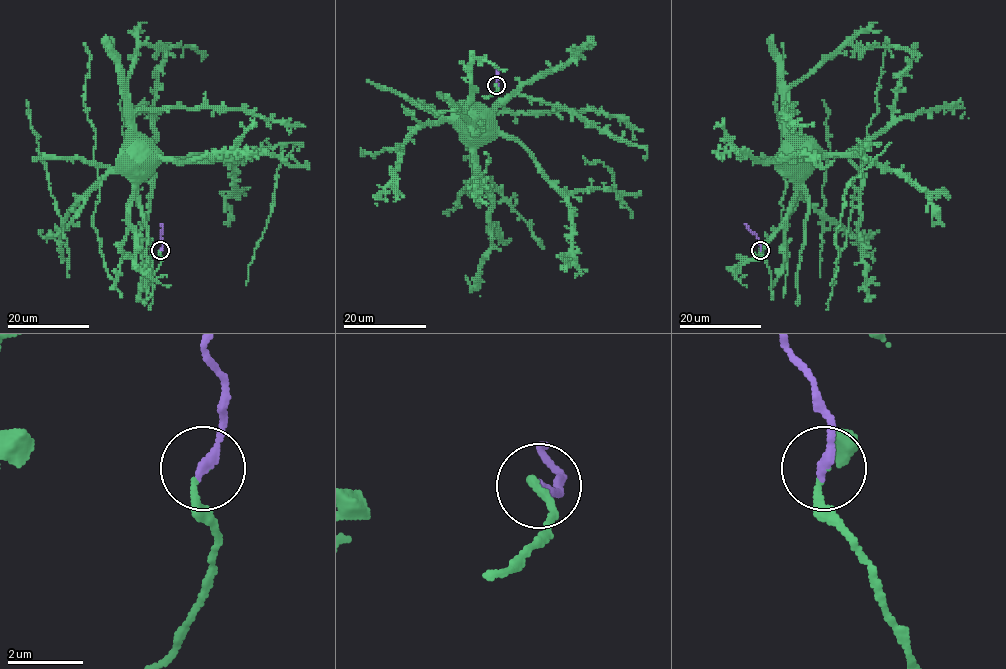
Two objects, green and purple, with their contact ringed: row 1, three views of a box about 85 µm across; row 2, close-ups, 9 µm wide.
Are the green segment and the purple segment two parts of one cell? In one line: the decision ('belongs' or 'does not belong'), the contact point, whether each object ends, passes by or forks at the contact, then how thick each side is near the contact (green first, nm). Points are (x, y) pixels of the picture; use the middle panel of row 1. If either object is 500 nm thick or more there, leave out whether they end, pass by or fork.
belongs; place (496, 85); green ends; purple ends; calibres 120 and 260 nm

